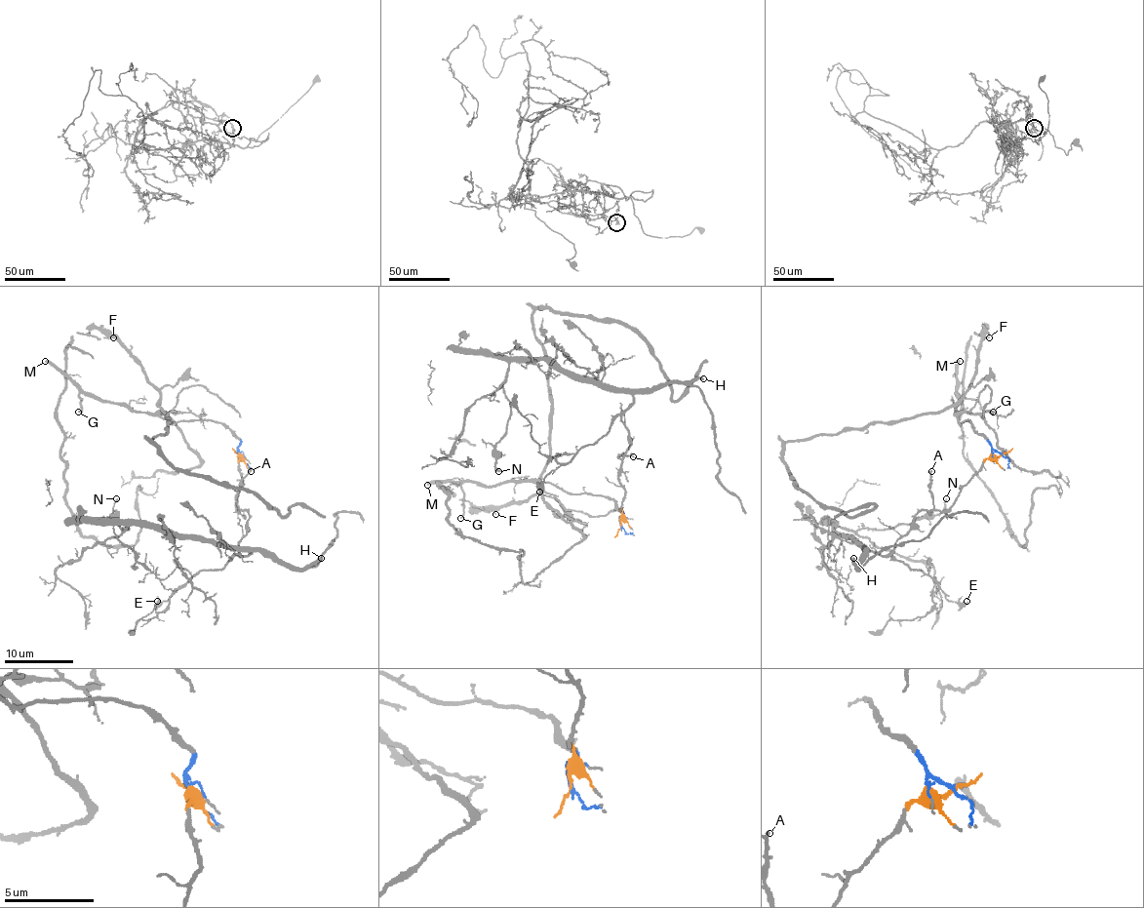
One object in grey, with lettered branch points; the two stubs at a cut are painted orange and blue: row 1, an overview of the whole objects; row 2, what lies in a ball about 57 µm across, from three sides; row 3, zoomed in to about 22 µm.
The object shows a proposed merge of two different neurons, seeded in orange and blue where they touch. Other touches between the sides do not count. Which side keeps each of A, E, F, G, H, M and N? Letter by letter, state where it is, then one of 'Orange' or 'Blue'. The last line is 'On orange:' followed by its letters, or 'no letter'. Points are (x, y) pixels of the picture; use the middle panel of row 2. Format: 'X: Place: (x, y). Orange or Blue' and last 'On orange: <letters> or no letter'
A: Place: (633, 456). Orange
E: Place: (539, 492). Orange
F: Place: (495, 514). Blue
G: Place: (460, 518). Blue
H: Place: (703, 378). Orange
M: Place: (427, 485). Blue
N: Place: (498, 471). Orange
On orange: A, E, H, N

